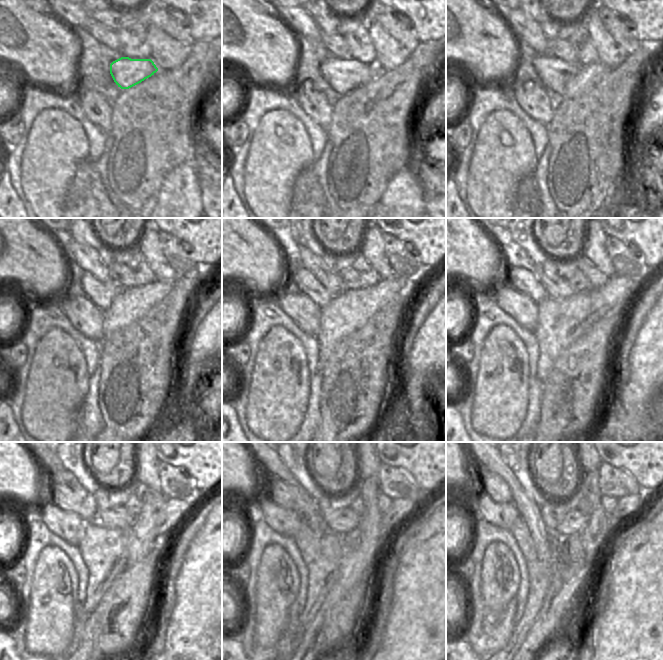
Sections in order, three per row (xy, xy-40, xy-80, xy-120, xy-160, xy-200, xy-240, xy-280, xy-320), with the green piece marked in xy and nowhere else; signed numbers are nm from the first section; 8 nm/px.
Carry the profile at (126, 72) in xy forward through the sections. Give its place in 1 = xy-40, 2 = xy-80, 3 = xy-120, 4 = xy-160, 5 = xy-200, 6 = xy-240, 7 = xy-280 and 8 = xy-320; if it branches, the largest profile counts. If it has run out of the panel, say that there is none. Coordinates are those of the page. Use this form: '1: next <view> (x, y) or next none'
1: next xy-40 (343, 75)
2: next xy-80 (555, 73)
3: next xy-120 (101, 294)
4: next xy-160 (306, 282)
5: next xy-200 (525, 281)
6: next xy-240 (62, 496)
7: next xy-280 (281, 493)
8: next xy-320 (498, 490)

